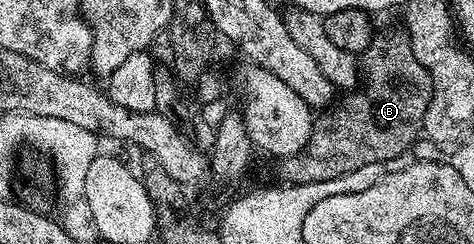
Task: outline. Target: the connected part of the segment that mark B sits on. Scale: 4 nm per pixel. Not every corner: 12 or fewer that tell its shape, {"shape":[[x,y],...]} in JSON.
{"shape":[[406,28],[361,54],[367,89],[314,117],[284,185],[329,182],[416,147],[431,72]]}

